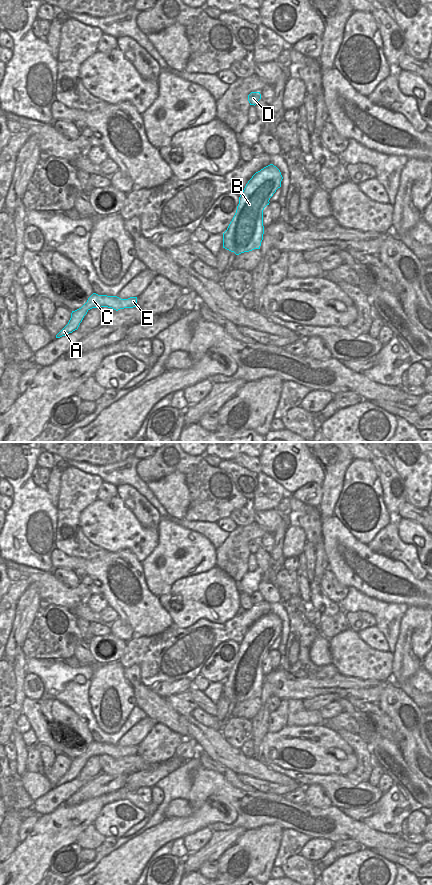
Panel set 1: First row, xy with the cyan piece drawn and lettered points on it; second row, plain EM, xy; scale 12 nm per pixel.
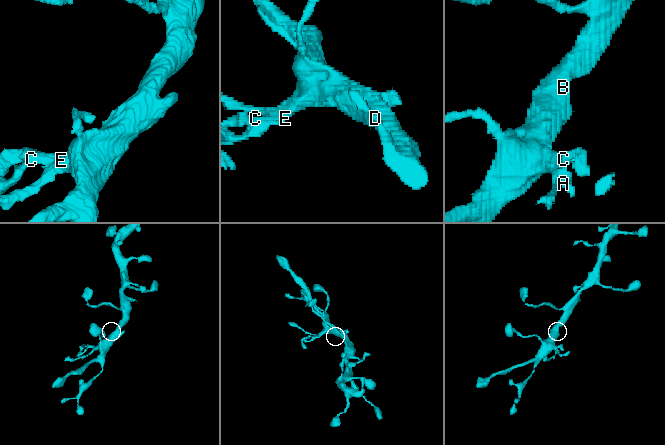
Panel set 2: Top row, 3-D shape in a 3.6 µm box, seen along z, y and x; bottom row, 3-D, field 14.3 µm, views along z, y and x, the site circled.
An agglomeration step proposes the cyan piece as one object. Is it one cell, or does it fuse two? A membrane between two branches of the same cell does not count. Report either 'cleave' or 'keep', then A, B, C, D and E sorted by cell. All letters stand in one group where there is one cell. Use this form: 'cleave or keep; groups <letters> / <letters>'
cleave; groups A / B C D E

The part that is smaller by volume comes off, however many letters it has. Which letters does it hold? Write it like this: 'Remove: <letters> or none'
Remove: A

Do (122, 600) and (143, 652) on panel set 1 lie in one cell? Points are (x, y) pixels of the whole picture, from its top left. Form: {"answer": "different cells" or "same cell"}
{"answer": "different cells"}

